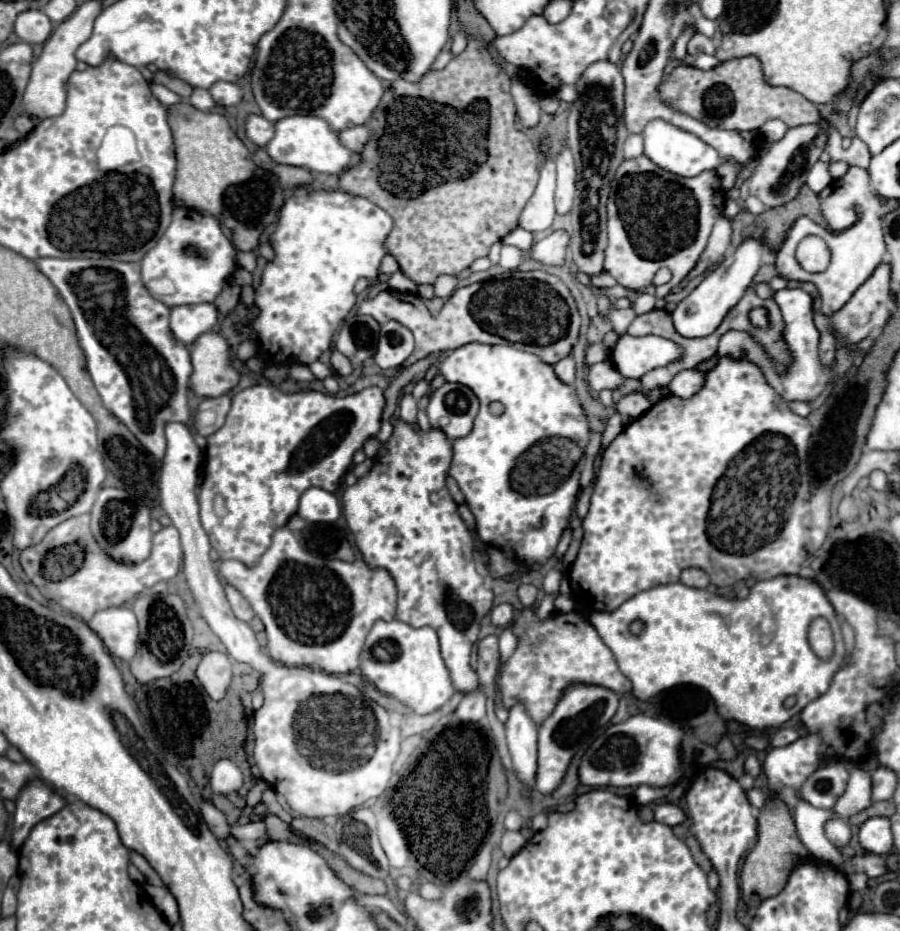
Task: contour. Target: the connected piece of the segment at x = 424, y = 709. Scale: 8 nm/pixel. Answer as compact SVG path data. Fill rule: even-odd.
M398 619L374 623L360 653L360 671L378 691L392 695L418 715L440 709L456 693L440 655L436 631L432 627L414 629Z

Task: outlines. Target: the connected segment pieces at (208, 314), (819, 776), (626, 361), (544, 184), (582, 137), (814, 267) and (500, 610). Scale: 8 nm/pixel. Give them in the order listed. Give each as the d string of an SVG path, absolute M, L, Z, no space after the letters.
M198 303L198 305L180 305L172 307L170 313L170 329L178 341L190 345L202 333L208 333L218 323L218 311L214 303Z
M834 763L830 767L816 769L804 783L802 783L802 799L810 801L814 807L832 809L838 797L844 793L848 783L848 771L842 763Z
M624 335L618 339L616 347L612 349L612 361L618 373L630 379L640 379L644 373L668 365L680 355L682 349L678 345L654 335L646 337Z
M546 159L540 169L540 181L530 197L528 205L520 215L520 227L526 231L546 231L552 227L556 209L554 209L554 179L556 179L556 165L554 159Z
M608 61L592 63L582 79L576 83L578 101L570 107L568 117L568 145L574 153L578 167L576 199L572 205L572 239L570 253L580 271L588 277L600 275L604 271L604 249L608 245L606 235L606 201L610 195L610 181L616 175L616 169L624 161L622 145L628 137L624 125L624 79L620 67Z
M808 235L800 241L800 245L796 249L796 259L804 271L820 273L830 263L830 249L820 237Z
M502 603L502 605L496 605L492 611L490 611L490 619L494 625L498 627L508 627L510 621L512 621L512 615L514 615L514 607L510 603Z

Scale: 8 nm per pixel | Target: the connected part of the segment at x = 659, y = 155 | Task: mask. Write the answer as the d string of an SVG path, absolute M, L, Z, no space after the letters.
M650 121L650 125L646 125L646 129L642 131L642 137L644 137L644 155L664 171L670 171L678 177L696 177L702 171L716 169L722 163L716 149L706 145L700 137L694 137L692 133L686 133L666 121Z

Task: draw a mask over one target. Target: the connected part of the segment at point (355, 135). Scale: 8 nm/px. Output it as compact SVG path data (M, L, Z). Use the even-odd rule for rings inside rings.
M358 125L358 127L344 129L338 137L340 137L340 143L344 147L348 147L352 153L362 153L362 149L364 149L370 133L368 133L366 125Z

